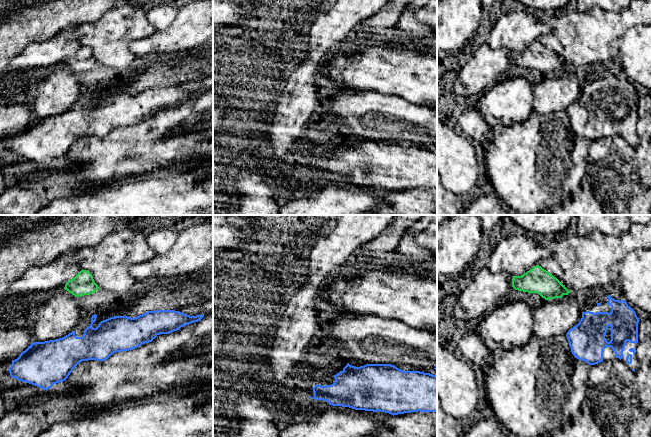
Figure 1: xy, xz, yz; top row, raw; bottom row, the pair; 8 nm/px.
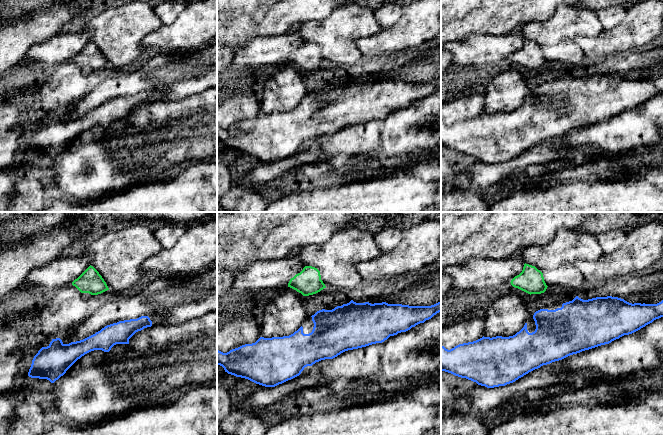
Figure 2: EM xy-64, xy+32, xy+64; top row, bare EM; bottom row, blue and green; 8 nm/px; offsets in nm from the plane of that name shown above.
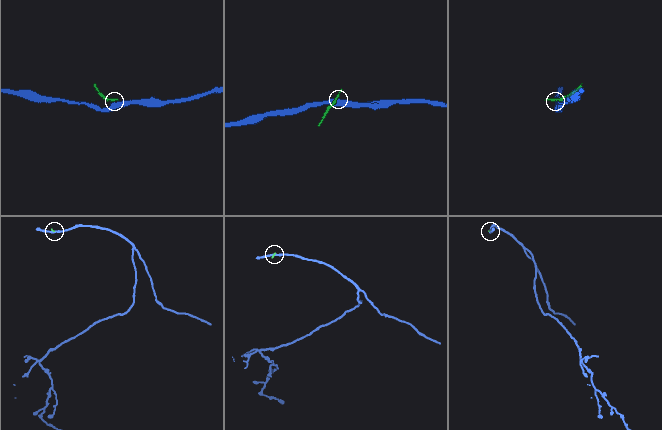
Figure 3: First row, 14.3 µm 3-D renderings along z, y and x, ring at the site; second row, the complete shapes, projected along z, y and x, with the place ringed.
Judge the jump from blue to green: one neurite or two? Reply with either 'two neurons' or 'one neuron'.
two neurons

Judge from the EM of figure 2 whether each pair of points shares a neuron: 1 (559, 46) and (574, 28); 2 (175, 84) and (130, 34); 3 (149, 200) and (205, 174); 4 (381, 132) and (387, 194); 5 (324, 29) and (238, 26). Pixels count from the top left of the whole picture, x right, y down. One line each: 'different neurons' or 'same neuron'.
1: same neuron
2: different neurons
3: same neuron
4: different neurons
5: different neurons

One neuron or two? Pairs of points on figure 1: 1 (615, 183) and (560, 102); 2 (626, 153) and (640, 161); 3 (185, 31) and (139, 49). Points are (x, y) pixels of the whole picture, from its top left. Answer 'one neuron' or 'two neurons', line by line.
1: two neurons
2: one neuron
3: one neuron

